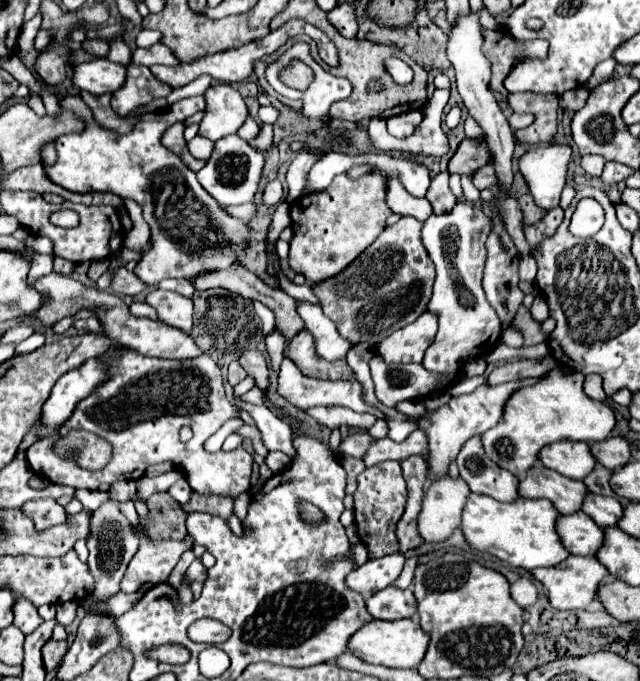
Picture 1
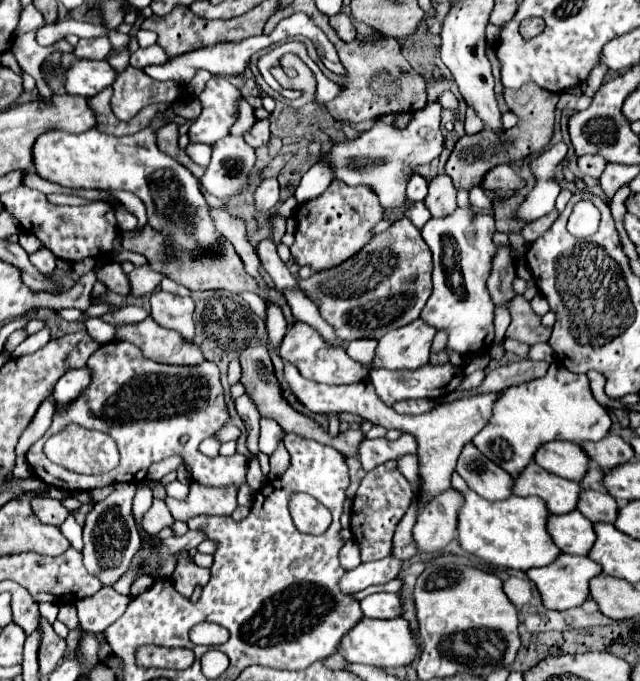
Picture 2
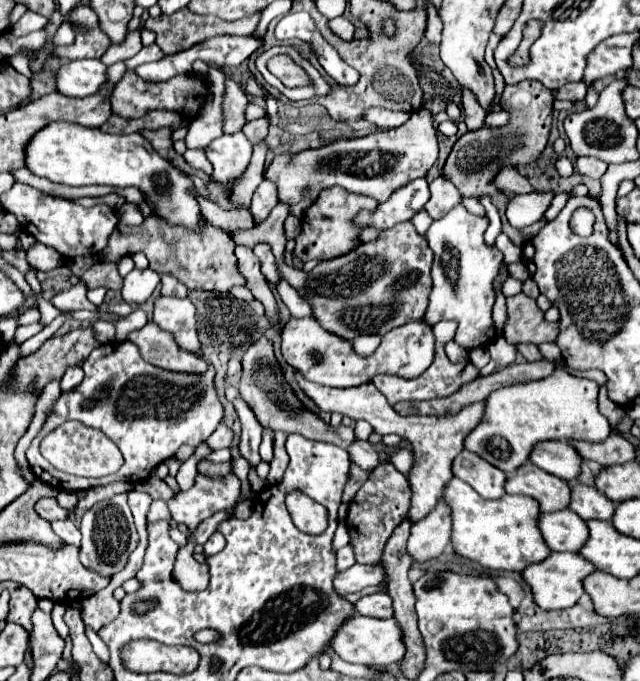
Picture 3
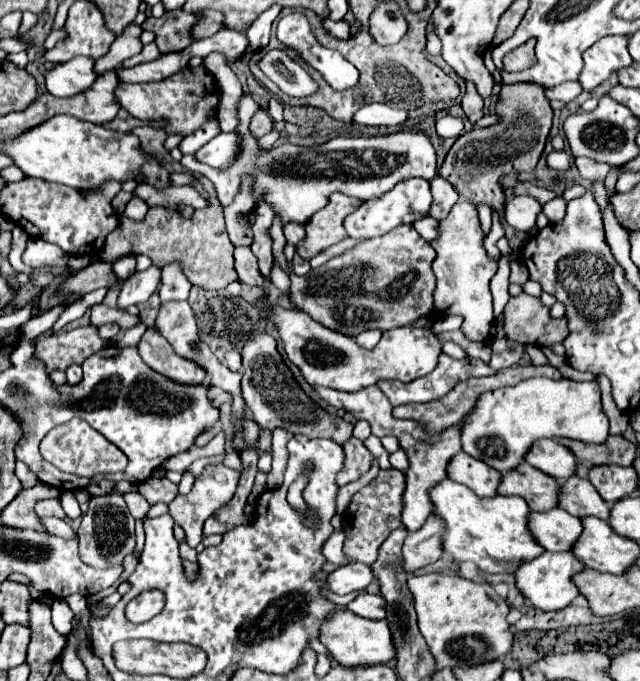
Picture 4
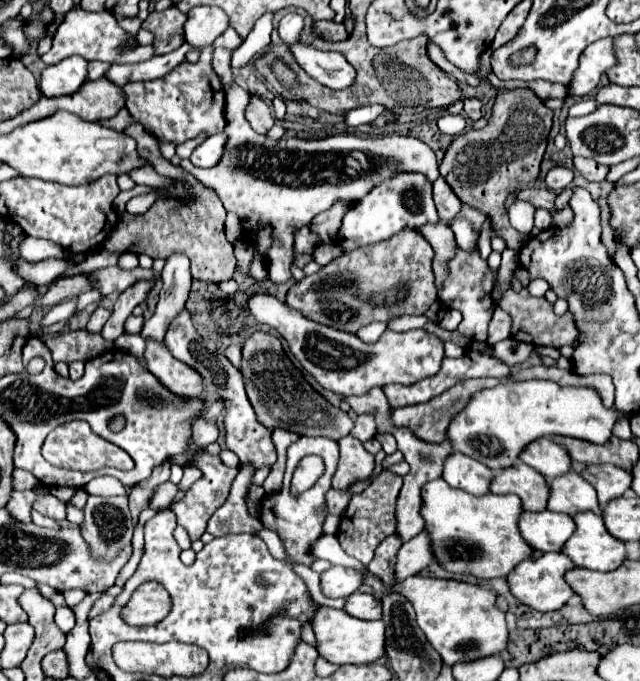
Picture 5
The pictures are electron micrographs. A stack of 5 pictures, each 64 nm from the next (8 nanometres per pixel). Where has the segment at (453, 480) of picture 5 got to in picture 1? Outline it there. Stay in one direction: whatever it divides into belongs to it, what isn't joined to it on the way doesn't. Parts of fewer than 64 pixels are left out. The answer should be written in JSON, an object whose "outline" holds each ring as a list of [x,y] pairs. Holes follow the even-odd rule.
{"outline":[[[480,436],[468,440],[456,458],[460,478],[476,494],[492,496],[500,502],[512,502],[518,498],[518,478],[498,464],[494,464],[480,444]]]}

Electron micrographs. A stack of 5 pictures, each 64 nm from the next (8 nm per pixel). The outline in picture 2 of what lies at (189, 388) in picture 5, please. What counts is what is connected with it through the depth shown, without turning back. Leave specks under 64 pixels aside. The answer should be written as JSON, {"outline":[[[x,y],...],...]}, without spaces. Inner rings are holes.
{"outline":[[[150,316],[140,324],[118,328],[116,340],[126,340],[138,346],[146,358],[160,364],[198,366],[204,362],[204,356],[196,344],[188,344],[178,332],[158,326]]]}

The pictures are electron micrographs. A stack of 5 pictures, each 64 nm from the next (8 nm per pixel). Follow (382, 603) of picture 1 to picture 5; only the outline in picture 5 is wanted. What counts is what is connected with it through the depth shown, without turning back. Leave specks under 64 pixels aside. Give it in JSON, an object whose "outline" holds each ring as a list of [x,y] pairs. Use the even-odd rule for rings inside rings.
{"outline":[[[354,592],[352,596],[348,596],[344,610],[360,620],[378,620],[382,616],[382,604],[374,600],[372,594],[364,592]]]}

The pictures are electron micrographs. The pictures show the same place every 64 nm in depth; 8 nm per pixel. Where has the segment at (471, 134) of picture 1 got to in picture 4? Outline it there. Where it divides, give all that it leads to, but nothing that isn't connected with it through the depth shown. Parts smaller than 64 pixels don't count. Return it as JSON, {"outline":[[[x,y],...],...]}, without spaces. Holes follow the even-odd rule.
{"outline":[[[466,84],[466,94],[462,98],[462,108],[464,108],[464,112],[466,112],[466,116],[472,124],[476,124],[476,120],[480,120],[484,116],[484,112],[482,112],[484,100],[478,96],[474,84]]]}

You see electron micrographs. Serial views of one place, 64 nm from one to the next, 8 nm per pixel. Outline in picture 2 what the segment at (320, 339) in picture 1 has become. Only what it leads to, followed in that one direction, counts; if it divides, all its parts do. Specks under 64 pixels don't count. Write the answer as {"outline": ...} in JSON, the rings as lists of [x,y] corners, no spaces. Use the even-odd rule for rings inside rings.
{"outline":[[[286,288],[282,290],[288,306],[290,306],[290,312],[296,320],[300,322],[306,322],[314,328],[318,328],[318,332],[322,332],[322,336],[328,340],[328,342],[336,342],[336,344],[344,344],[340,342],[340,338],[336,338],[336,334],[328,328],[328,324],[320,318],[320,312],[316,312],[316,304],[312,304],[312,300],[308,300],[304,296],[304,292],[298,292],[298,290],[292,290],[292,288]]]}

